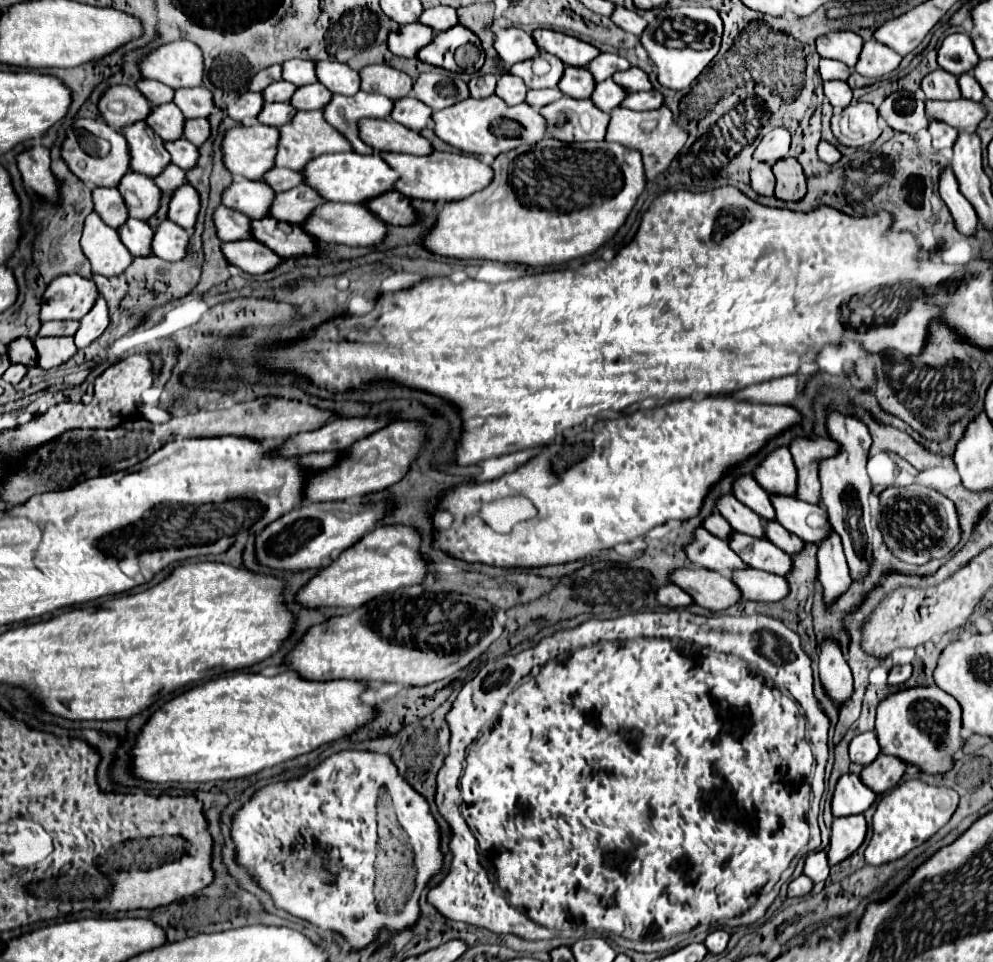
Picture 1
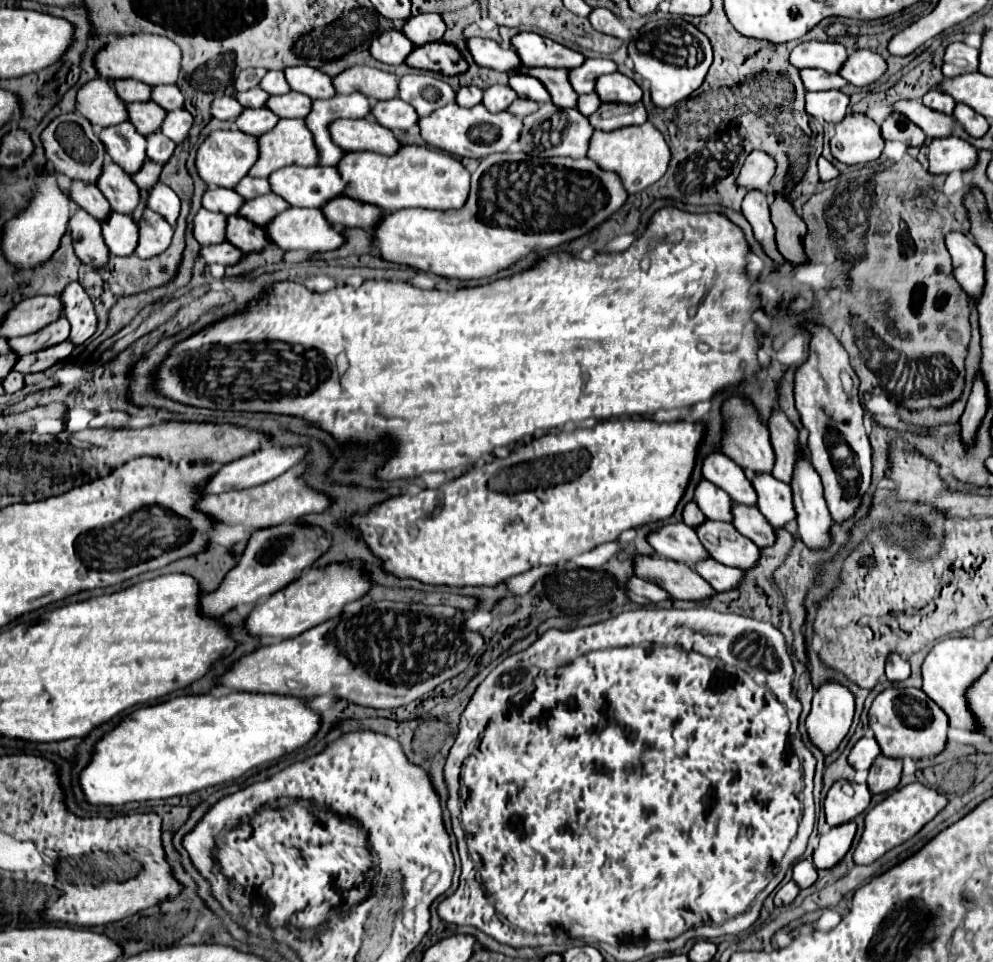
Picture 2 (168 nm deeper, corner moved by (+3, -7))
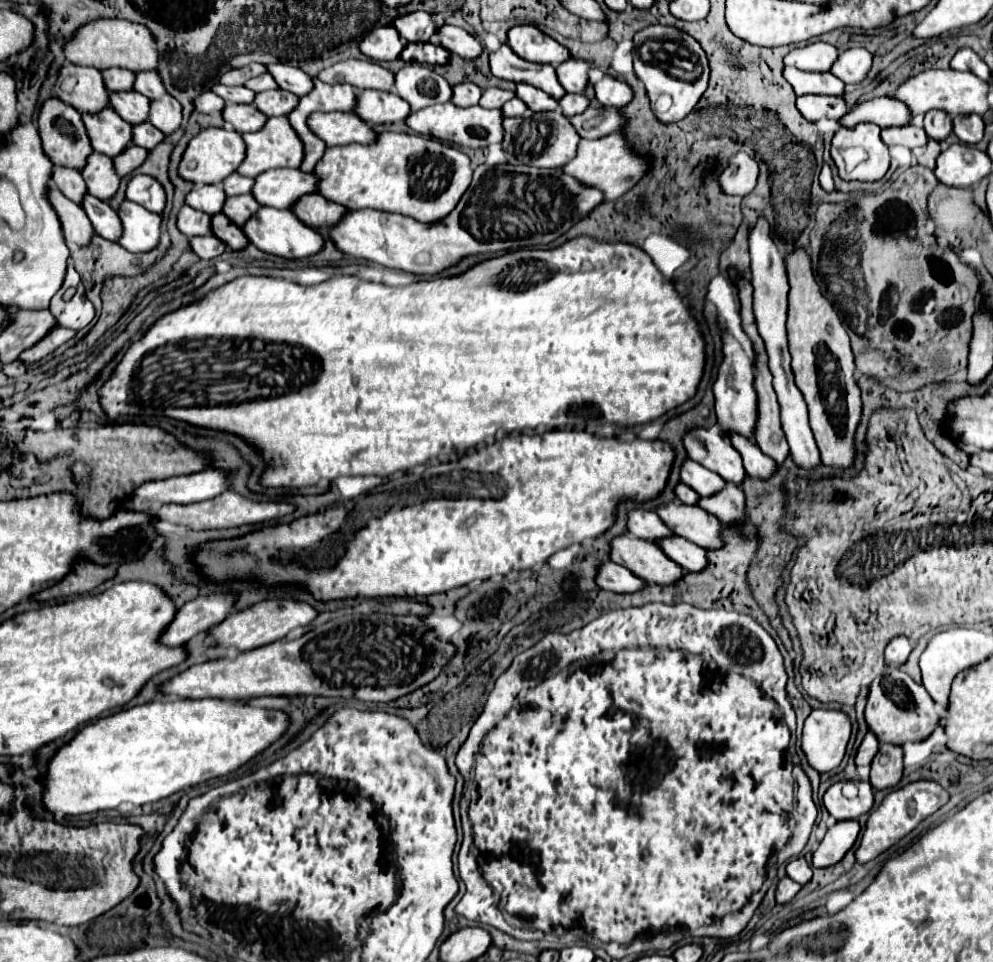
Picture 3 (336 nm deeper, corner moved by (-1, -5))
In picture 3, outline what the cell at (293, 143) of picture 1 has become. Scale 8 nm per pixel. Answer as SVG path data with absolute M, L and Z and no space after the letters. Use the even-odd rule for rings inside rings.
M286 116L268 118L264 128L260 128L258 132L242 134L242 138L246 144L246 158L236 170L238 174L248 176L248 178L256 178L258 174L262 174L270 168L300 168L300 164L292 164L292 162L300 162L304 158L304 150L302 150L300 138L296 136L296 132L292 132L292 126L288 124Z

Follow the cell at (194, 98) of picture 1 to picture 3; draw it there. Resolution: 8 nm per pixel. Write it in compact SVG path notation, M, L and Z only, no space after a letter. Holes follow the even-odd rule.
M142 70L142 72L136 72L136 80L134 80L134 90L144 94L146 98L154 100L156 96L164 96L166 94L166 88L160 80L160 76L154 72L154 70Z

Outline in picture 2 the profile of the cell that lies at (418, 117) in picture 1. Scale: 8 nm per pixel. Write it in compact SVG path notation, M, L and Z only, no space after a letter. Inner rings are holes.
M400 98L376 102L372 106L372 116L378 120L380 126L390 128L390 130L408 130L420 118L416 114L416 110L410 104L406 104L404 100L400 100Z

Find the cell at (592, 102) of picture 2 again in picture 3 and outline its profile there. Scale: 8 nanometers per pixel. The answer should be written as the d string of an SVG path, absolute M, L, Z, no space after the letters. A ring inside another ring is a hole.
M564 94L558 102L560 102L564 116L568 116L568 118L572 118L588 108L588 98L584 94Z

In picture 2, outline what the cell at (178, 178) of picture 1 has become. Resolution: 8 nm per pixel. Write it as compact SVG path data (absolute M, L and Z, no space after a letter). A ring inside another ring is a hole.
M148 160L138 174L132 174L132 178L142 190L150 190L154 188L154 184L160 182L160 172L162 172L162 166L156 166L156 162Z

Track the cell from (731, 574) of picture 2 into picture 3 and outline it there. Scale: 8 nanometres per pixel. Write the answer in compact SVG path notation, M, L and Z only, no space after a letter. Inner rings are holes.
M676 534L658 538L656 544L670 556L670 560L674 560L678 566L682 566L688 572L700 572L700 568L704 568L704 564L708 564L704 548L700 548Z

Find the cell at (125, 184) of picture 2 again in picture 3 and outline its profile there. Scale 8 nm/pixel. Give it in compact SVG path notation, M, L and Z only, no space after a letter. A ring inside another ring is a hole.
M92 152L86 160L84 170L80 172L88 192L92 192L92 196L100 198L100 200L108 200L110 196L114 196L114 192L120 186L120 178L114 170L112 158L102 156L100 152Z

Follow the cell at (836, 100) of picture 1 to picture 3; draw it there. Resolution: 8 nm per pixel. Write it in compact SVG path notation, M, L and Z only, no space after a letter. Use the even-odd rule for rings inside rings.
M800 96L796 100L796 108L810 122L816 122L820 118L838 120L844 116L844 112L848 112L846 102L840 96Z

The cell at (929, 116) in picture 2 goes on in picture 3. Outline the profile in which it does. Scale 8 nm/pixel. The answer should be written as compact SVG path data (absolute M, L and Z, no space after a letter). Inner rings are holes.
M872 98L862 104L858 104L854 110L846 112L838 124L844 128L854 128L860 122L876 124L880 122L880 128L892 128L892 126L904 126L908 124L908 108L904 104L896 104L896 100L888 98Z

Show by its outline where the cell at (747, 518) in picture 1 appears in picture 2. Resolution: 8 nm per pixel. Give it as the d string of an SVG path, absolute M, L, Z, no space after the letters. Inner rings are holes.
M702 480L698 484L696 494L694 494L694 502L698 504L698 508L704 512L704 516L708 520L720 520L720 522L734 520L732 500L728 498L728 494L724 490L720 490L718 486L714 486L708 480Z

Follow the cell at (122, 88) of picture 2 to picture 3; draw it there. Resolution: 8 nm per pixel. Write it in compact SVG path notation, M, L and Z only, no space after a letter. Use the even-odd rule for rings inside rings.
M106 68L102 70L102 78L108 90L120 92L120 90L132 90L132 80L134 72L124 70L124 68Z

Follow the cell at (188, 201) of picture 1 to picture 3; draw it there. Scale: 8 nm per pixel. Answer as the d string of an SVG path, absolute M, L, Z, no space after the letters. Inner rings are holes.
M134 174L126 188L126 200L144 206L150 212L160 214L166 204L166 194L164 194L164 188L160 186L160 182L154 180L152 176Z

